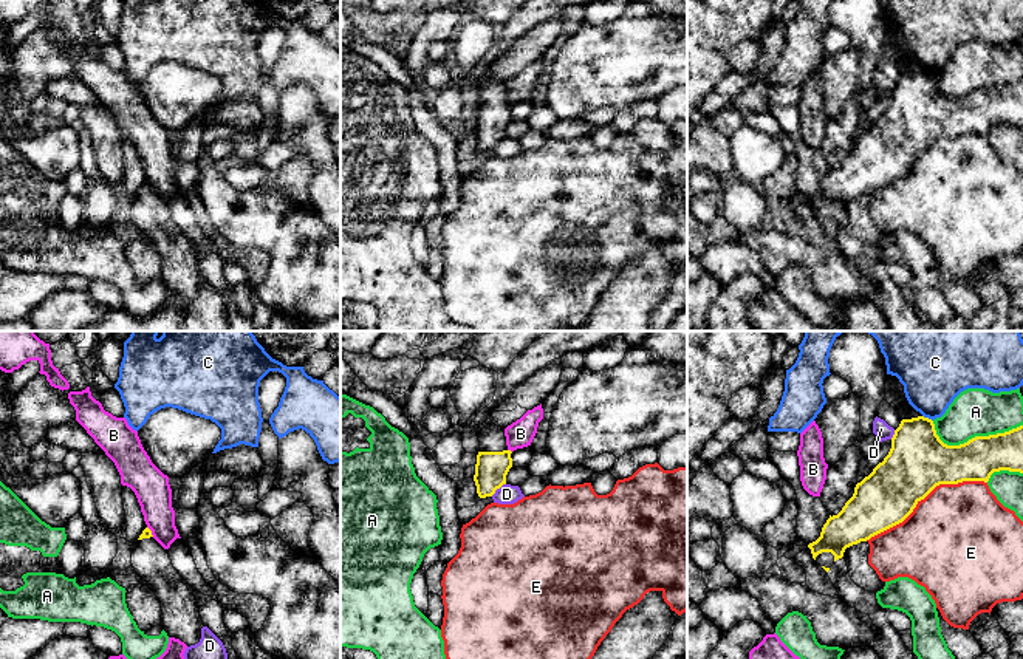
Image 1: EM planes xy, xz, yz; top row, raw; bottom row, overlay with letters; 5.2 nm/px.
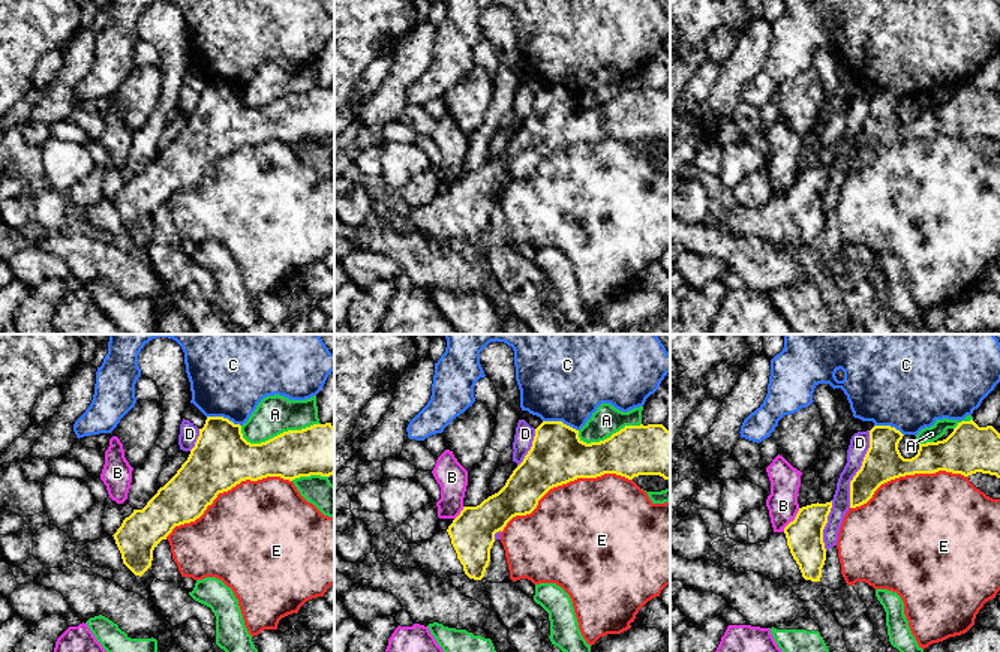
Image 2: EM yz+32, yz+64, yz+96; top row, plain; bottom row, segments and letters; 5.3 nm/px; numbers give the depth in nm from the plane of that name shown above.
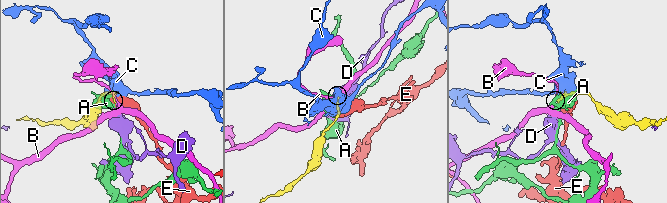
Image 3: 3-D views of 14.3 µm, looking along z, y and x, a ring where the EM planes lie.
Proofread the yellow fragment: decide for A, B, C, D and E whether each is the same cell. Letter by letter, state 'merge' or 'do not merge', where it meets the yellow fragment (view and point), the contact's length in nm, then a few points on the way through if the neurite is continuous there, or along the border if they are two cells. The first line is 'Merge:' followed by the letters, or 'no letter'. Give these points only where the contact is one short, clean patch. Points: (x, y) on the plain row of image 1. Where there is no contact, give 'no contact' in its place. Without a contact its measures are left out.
Merge: no letter
A: do not merge | yz (972, 92) | 480 nm
B: do not merge | xz (509, 104) | 30 nm | along xz (508, 102), (511, 105)
C: do not merge | yz (927, 71) | 70 nm | along yz (923, 68), (932, 75)
D: do not merge | xz (497, 141) | 100 nm
E: do not merge | yz (924, 150) | 700 nm

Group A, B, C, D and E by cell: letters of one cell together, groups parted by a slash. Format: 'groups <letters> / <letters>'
groups A / B / C / D / E

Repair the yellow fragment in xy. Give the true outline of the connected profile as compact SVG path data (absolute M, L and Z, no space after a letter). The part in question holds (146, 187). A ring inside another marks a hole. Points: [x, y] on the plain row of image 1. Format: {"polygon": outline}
{"polygon": "M149 181L132 200L132 218L161 257L161 280L167 289L187 300L198 297L204 278L193 241L173 221L167 203L153 192Z"}

